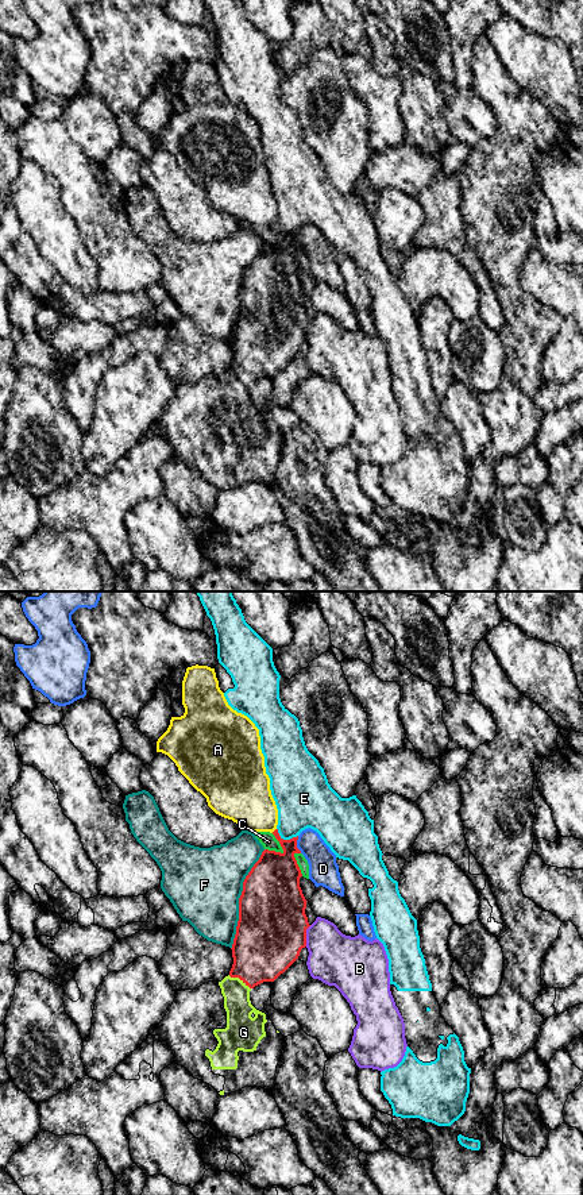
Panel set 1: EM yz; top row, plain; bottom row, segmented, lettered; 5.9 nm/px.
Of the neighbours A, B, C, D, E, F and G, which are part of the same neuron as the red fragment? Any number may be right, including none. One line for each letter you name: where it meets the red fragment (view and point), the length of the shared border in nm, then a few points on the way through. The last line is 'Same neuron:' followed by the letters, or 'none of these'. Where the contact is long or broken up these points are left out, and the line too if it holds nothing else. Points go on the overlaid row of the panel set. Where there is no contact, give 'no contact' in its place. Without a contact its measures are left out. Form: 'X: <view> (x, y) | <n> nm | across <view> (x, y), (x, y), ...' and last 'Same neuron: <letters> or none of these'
G: yz (239, 978) | 160 nm | across yz (265, 945), (239, 978), (236, 995)
Same neuron: G

